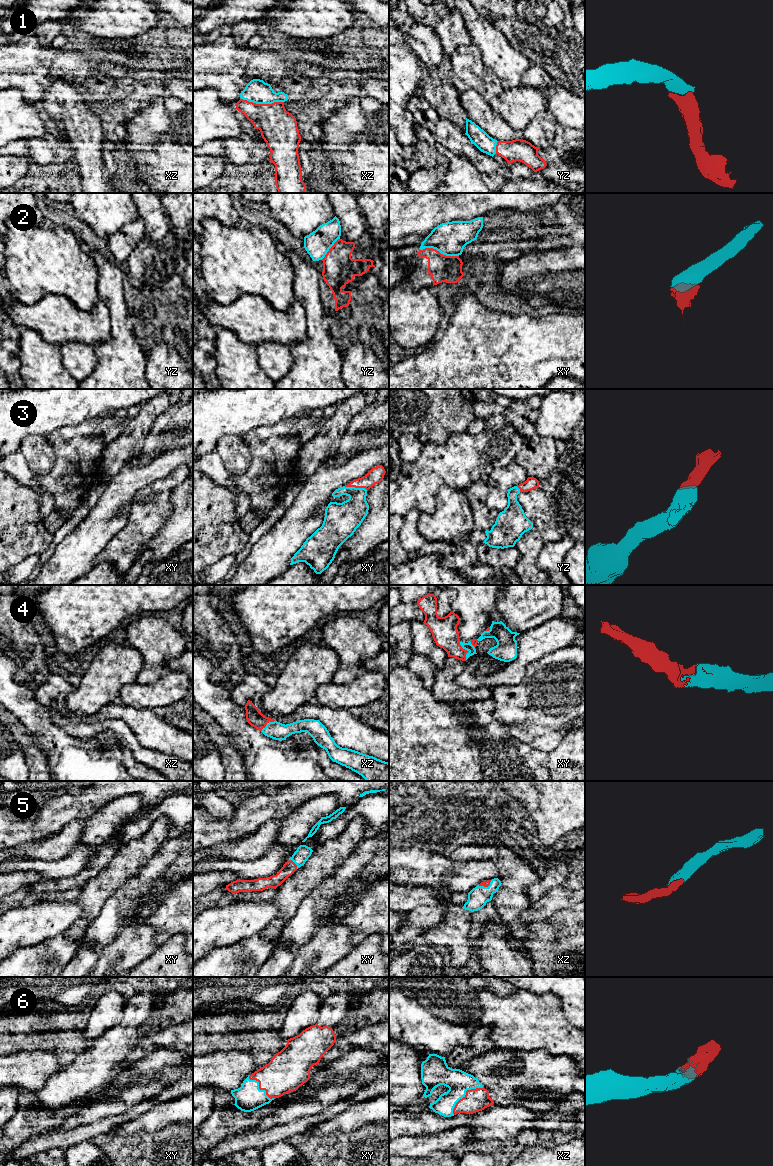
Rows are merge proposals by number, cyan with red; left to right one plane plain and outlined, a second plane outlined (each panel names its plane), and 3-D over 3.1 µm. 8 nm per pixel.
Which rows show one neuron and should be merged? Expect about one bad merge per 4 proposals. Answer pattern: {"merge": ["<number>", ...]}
{"merge": ["1", "3", "4", "5", "6"]}

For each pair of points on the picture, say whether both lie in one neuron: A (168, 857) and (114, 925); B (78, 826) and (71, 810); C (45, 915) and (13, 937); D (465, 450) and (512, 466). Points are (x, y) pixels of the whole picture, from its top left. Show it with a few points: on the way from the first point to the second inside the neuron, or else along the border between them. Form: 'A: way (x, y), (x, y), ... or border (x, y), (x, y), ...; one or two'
A: way (148, 877), (137, 892), (124, 892), (114, 905); one
B: border (84, 818), (70, 821), (56, 833); two
C: way (37, 922), (30, 926), (24, 926), (21, 929); one
D: border (514, 458), (504, 465), (494, 468), (488, 474); two

